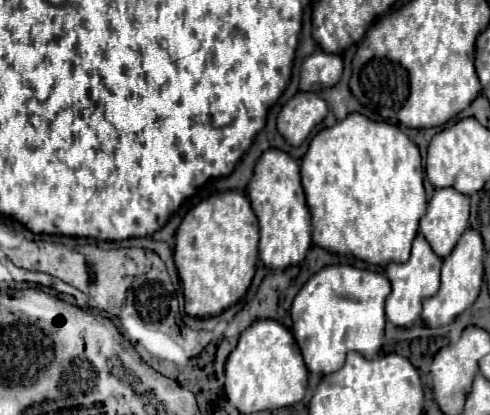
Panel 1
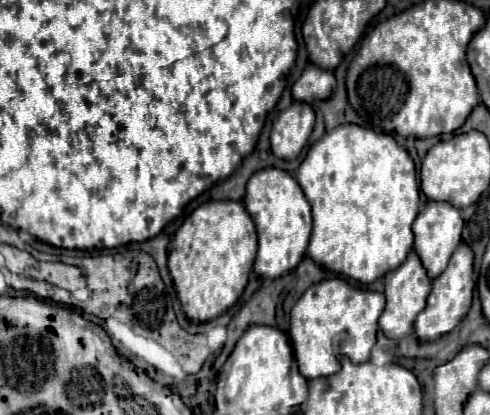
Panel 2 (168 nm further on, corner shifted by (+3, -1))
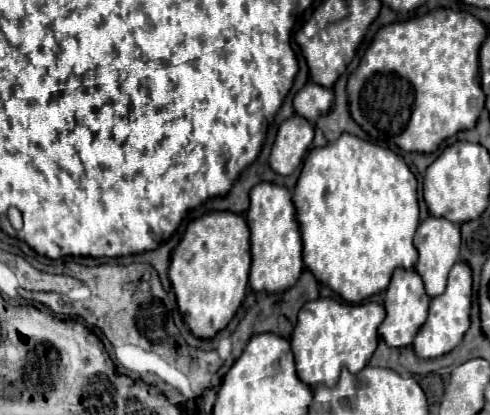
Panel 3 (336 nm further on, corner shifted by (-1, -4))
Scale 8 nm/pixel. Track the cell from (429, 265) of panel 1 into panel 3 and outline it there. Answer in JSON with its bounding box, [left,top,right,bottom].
[379,270,429,348]

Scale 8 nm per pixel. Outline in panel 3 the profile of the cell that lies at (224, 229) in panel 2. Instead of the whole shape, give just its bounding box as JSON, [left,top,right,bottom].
[169,212,249,338]

